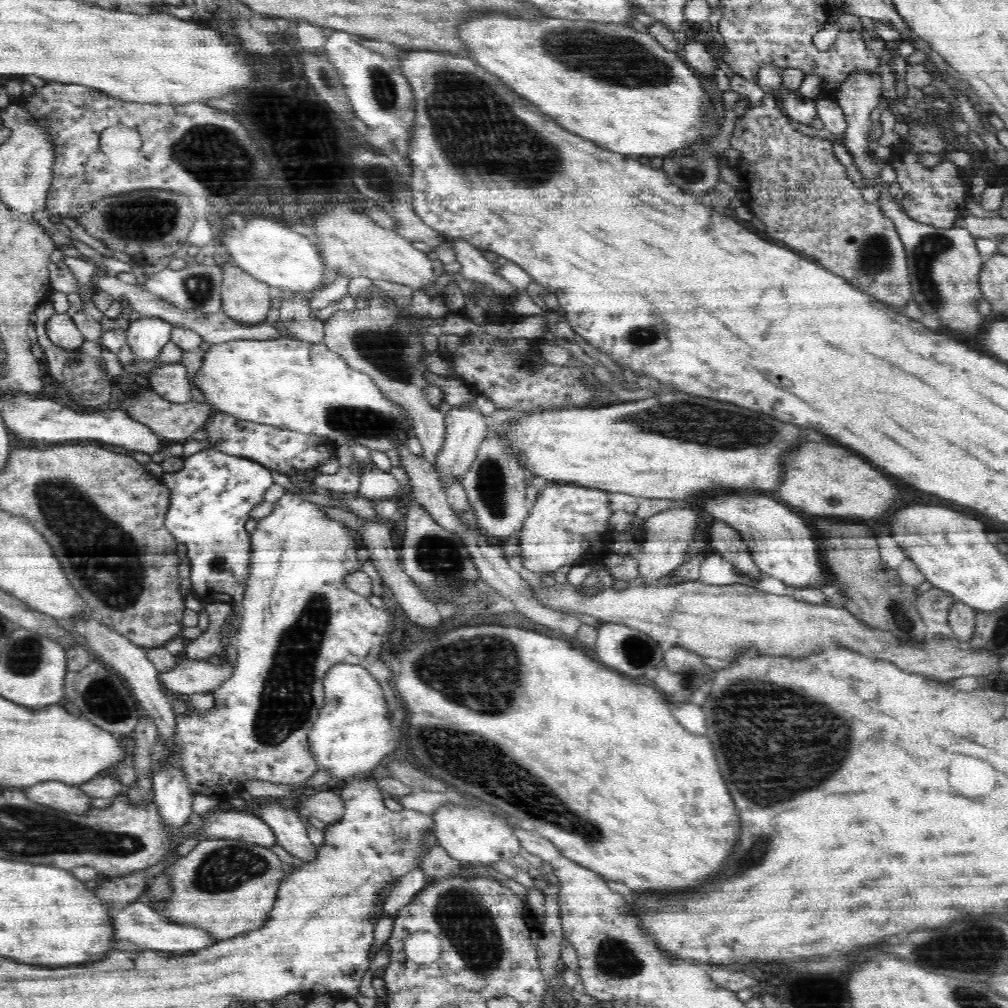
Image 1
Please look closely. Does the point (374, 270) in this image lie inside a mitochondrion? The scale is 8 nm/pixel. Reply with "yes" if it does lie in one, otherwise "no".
no

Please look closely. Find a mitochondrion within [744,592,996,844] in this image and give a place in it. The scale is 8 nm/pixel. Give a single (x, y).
(894, 607)

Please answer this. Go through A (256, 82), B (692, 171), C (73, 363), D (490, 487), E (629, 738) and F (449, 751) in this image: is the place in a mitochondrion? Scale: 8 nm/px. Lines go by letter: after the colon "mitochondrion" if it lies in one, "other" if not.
A: other
B: mitochondrion
C: mitochondrion
D: mitochondrion
E: other
F: mitochondrion

